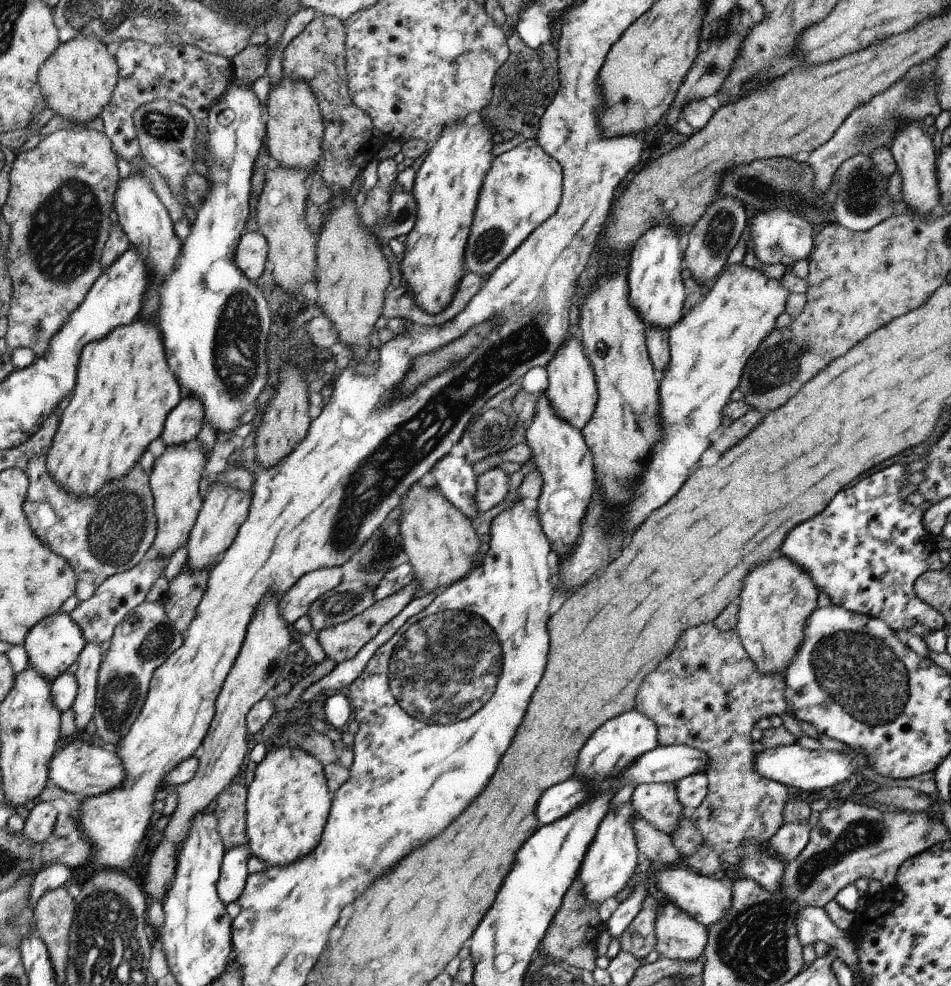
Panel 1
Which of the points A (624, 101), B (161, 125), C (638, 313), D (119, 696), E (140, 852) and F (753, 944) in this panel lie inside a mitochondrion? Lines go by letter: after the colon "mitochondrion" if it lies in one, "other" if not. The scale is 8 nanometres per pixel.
A: other
B: mitochondrion
C: other
D: mitochondrion
E: other
F: mitochondrion

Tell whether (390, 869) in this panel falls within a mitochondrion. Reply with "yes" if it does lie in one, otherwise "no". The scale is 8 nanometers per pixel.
no

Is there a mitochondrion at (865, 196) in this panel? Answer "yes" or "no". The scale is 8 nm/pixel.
yes

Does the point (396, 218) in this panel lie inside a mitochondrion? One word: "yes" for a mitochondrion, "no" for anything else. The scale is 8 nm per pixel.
yes

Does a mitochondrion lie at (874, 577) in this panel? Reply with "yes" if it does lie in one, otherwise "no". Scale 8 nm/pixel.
no

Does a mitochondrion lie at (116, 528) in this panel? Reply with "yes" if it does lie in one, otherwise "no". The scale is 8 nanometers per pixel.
yes

